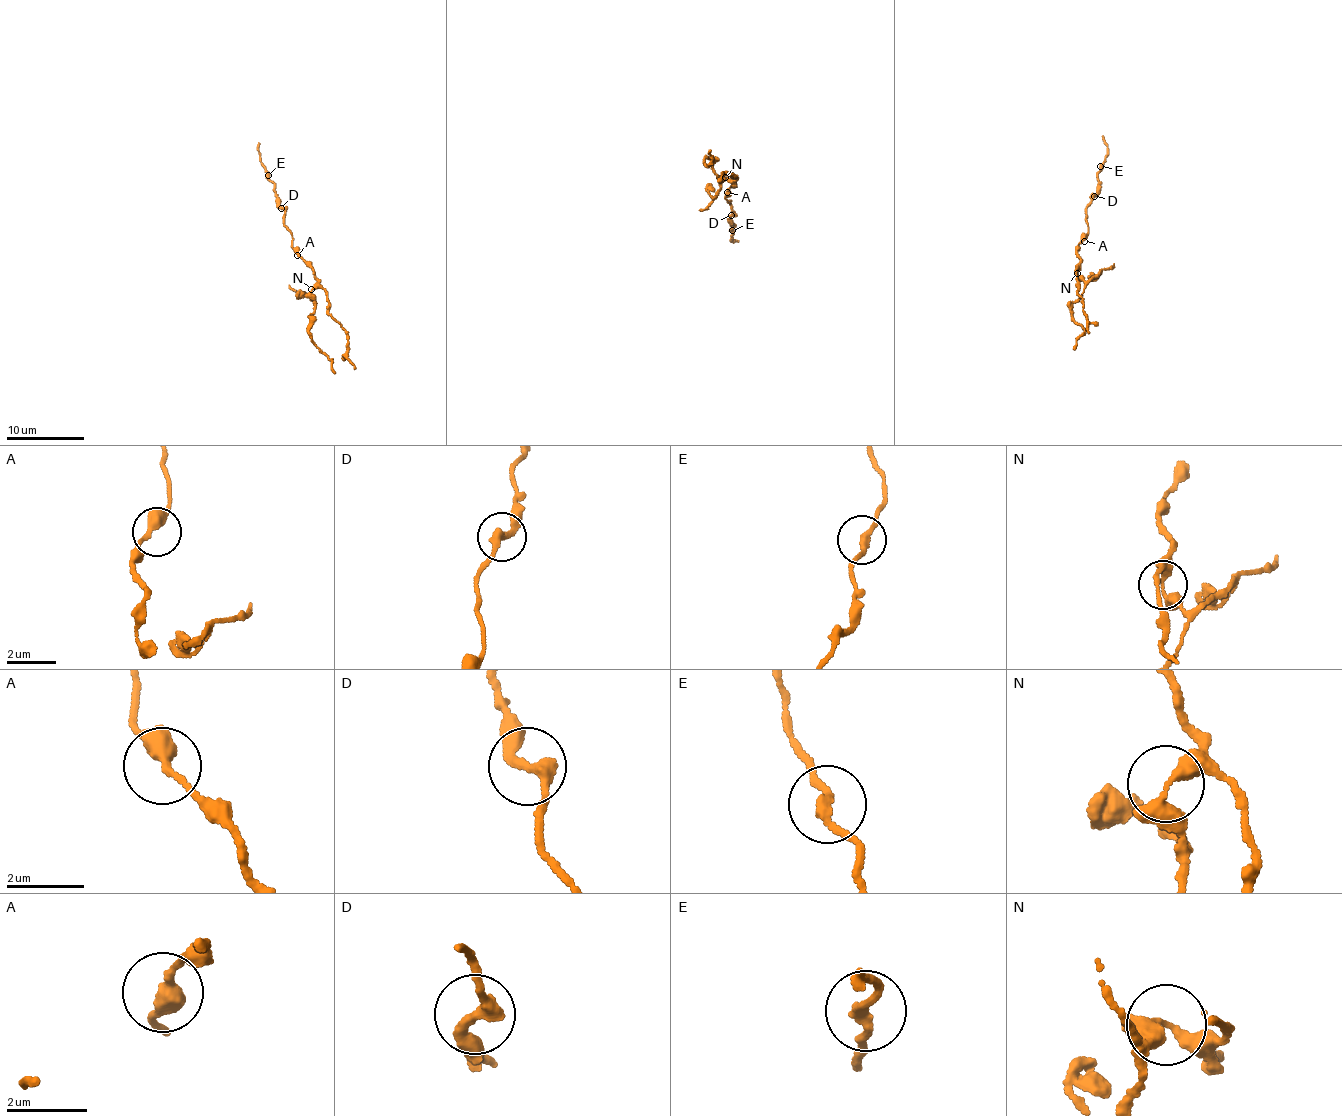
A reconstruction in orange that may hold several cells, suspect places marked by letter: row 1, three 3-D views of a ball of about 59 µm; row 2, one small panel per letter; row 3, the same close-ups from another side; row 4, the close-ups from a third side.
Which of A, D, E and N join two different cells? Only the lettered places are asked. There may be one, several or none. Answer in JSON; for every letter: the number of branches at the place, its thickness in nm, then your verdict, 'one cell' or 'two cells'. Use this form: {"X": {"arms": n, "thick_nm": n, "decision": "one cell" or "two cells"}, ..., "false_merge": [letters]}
{"A": {"arms": 2, "thick_nm": 400, "decision": "one cell"}, "D": {"arms": 2, "thick_nm": 300, "decision": "one cell"}, "E": {"arms": 2, "thick_nm": 240, "decision": "one cell"}, "N": {"arms": 2, "thick_nm": 320, "decision": "two cells"}, "false_merge": ["N"]}

